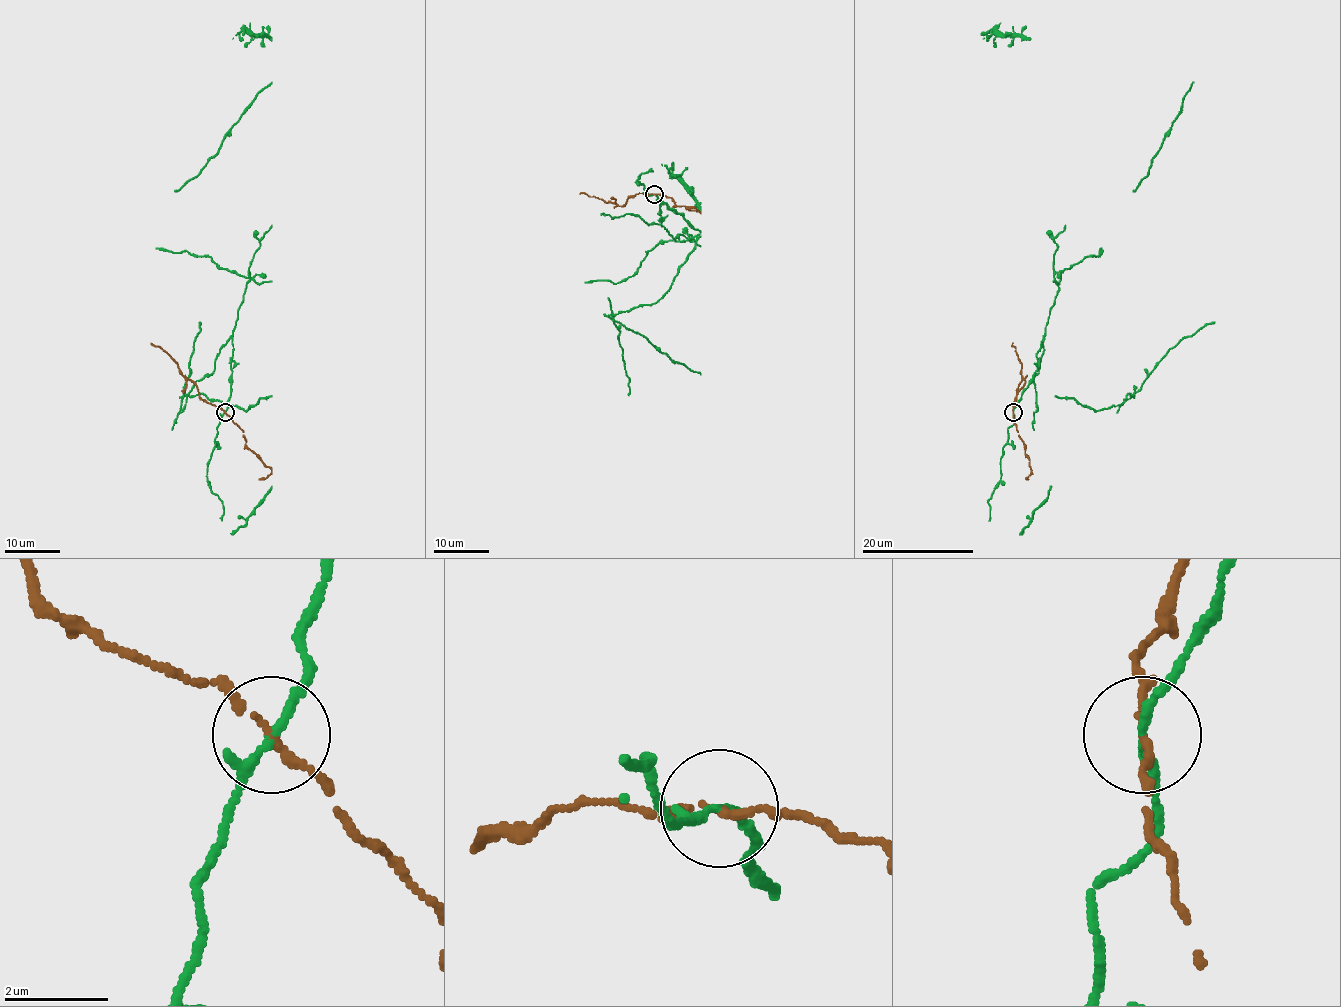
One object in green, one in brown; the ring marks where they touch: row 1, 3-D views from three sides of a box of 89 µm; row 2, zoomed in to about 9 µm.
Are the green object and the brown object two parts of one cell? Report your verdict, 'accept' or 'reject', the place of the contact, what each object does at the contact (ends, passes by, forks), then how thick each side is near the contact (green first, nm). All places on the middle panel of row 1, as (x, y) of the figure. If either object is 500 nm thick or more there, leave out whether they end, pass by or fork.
reject; place (654, 194); green passes by; brown passes by; calibres 160 and 140 nm

